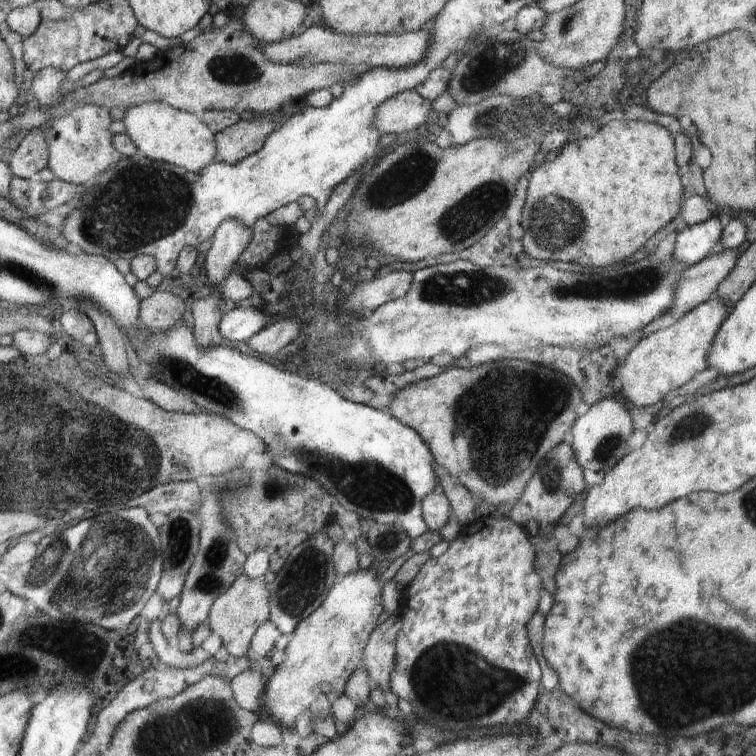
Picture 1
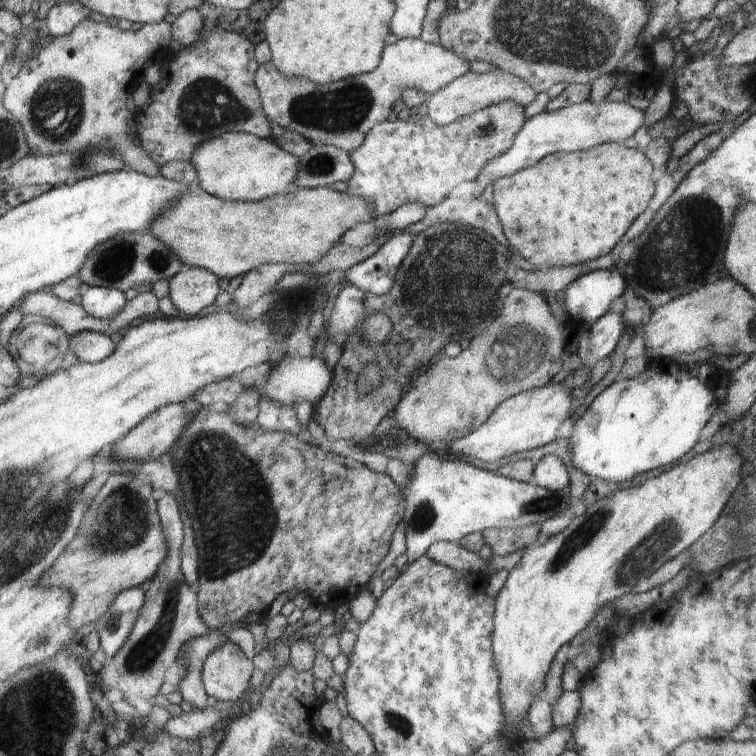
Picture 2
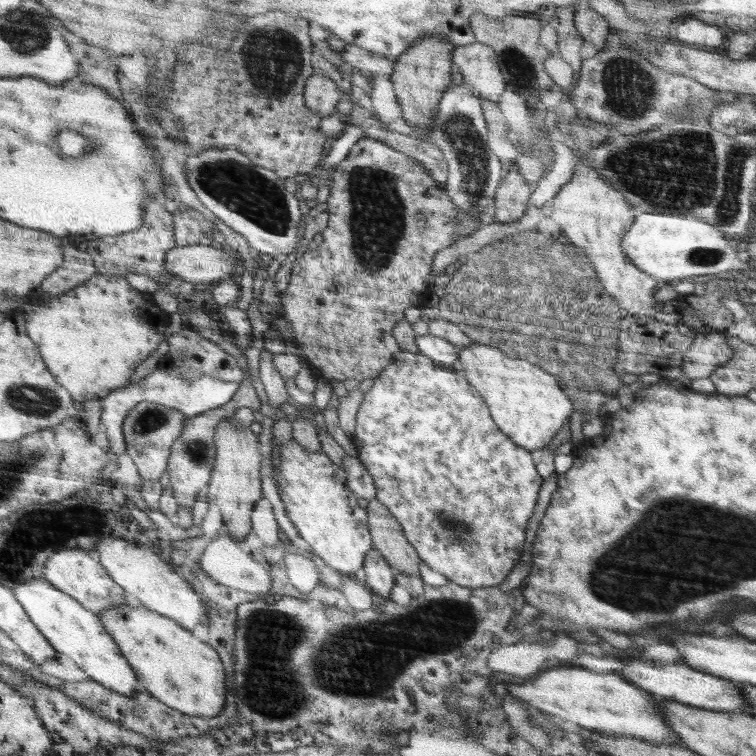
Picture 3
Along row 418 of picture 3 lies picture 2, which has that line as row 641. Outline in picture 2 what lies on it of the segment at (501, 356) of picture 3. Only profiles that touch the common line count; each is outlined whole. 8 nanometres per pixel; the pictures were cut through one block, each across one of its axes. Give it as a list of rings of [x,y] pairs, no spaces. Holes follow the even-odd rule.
[[[720,444],[710,447],[703,453],[696,453],[694,458],[688,460],[688,462],[682,462],[681,464],[674,465],[674,468],[670,470],[664,470],[662,474],[654,476],[654,478],[647,478],[644,484],[632,486],[632,488],[624,488],[618,490],[615,493],[611,493],[597,500],[591,506],[589,506],[583,514],[574,517],[572,522],[562,532],[558,534],[544,538],[539,543],[532,547],[526,547],[520,561],[509,570],[508,578],[495,597],[496,606],[500,606],[500,612],[496,610],[496,660],[500,660],[500,672],[504,672],[504,702],[501,702],[507,710],[509,721],[519,721],[522,717],[527,715],[527,710],[530,708],[535,696],[542,691],[544,686],[544,677],[556,656],[556,653],[563,644],[570,642],[578,630],[582,630],[596,614],[596,610],[618,596],[630,592],[636,583],[648,576],[650,576],[655,570],[658,570],[664,562],[674,558],[676,554],[680,554],[682,550],[686,550],[692,542],[696,542],[700,538],[702,532],[706,532],[708,528],[712,528],[714,522],[718,522],[716,518],[722,515],[722,508],[726,506],[730,494],[736,490],[736,486],[740,484],[742,476],[740,473],[742,470],[742,458],[740,454],[736,454],[736,450],[730,446],[730,444]]]

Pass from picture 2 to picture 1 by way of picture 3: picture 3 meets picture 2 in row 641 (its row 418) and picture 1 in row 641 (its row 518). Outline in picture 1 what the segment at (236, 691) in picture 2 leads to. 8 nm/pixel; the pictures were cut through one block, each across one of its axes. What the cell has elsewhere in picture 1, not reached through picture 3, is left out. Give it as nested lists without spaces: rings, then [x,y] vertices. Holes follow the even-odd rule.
[[[240,576],[236,584],[232,583],[232,588],[220,596],[216,602],[216,608],[212,608],[212,616],[208,618],[210,632],[218,634],[222,640],[222,646],[233,658],[240,658],[248,652],[250,638],[254,636],[259,626],[262,626],[268,620],[268,598],[271,598],[271,592],[266,590],[264,577],[259,576],[252,580],[248,576]]]

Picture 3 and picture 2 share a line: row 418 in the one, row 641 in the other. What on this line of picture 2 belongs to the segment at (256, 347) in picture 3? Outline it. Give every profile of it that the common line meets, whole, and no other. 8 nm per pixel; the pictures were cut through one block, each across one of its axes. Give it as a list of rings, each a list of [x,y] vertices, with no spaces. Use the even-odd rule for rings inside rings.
[[[210,631],[208,635],[190,639],[184,650],[187,655],[185,662],[187,669],[183,679],[178,684],[178,691],[183,700],[191,704],[193,708],[202,709],[207,706],[207,689],[203,680],[203,664],[211,652],[224,641],[228,641],[227,636],[220,631]]]

